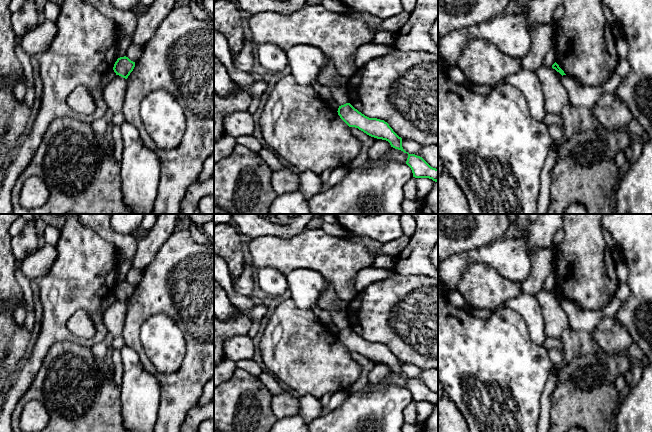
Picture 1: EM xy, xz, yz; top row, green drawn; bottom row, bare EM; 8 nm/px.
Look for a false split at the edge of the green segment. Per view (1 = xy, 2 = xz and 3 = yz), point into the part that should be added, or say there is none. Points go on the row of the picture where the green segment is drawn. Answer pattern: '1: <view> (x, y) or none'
1: none
2: none
3: none

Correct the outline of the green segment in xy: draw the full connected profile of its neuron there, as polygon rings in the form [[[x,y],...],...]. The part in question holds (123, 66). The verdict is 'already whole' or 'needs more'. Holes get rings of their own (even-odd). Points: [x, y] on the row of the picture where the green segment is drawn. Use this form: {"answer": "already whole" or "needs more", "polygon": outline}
{"answer": "already whole", "polygon": [[[120,57],[114,64],[113,70],[116,75],[119,75],[125,79],[128,78],[130,73],[135,67],[135,62],[131,61],[128,57]]]}

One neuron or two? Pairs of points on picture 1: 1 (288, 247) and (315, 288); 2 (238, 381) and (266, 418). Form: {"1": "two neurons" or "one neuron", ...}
{"1": "two neurons", "2": "one neuron"}

